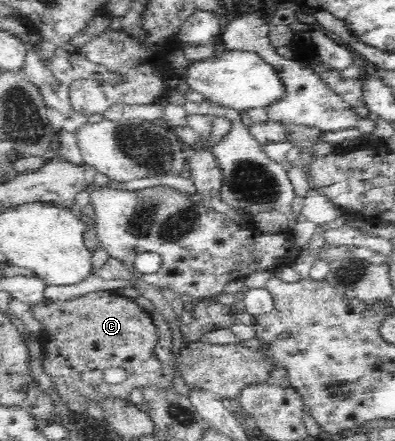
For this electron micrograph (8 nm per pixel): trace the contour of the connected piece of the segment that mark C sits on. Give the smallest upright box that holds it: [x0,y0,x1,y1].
[30,292,174,413]

